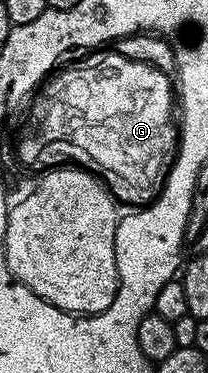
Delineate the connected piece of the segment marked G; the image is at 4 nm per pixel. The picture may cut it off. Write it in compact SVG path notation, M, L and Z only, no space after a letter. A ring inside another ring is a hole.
M116 51L110 53L96 65L83 65L80 69L67 69L64 73L56 72L34 94L27 126L19 137L17 161L27 171L46 171L62 166L64 162L75 167L86 167L101 178L116 202L124 206L127 204L127 207L146 207L163 188L169 151L177 145L177 125L173 120L173 81L167 78L168 74L162 69L124 57Z

